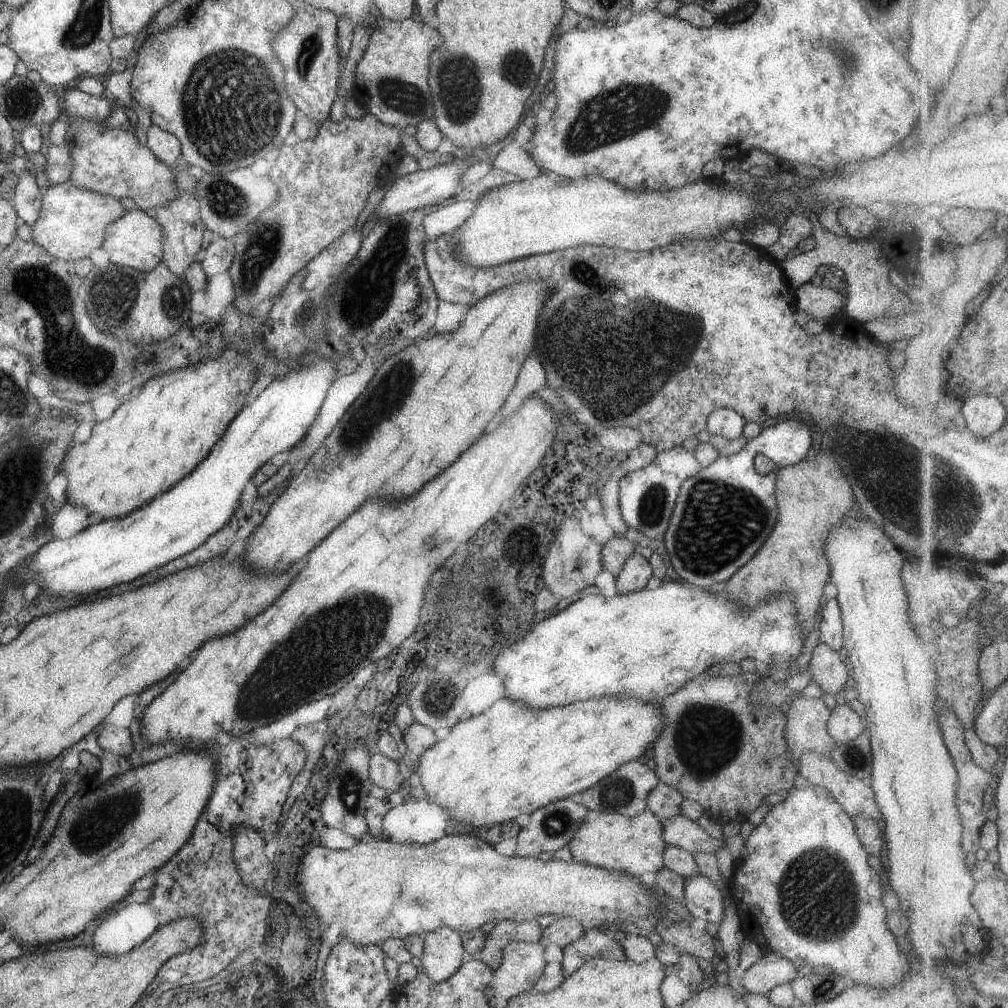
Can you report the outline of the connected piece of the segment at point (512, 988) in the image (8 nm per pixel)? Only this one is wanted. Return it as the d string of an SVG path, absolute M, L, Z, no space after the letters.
M511 941L502 950L502 959L499 966L492 972L490 988L494 998L505 998L508 1001L516 994L531 990L533 983L539 978L541 970L546 965L543 961L545 946L537 943L525 943L523 941Z

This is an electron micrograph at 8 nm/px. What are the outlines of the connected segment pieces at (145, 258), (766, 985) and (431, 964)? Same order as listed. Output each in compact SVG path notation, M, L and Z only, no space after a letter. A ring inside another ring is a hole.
M137 210L123 213L117 220L107 225L102 245L114 265L147 272L162 260L162 241L164 234L151 213Z
M764 952L740 977L746 992L766 995L776 984L791 982L801 972L780 954Z
M441 927L424 934L420 970L437 983L444 981L460 967L463 956L461 933L452 928Z

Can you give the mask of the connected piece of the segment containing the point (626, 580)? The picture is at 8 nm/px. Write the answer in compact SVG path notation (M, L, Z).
M636 549L623 563L618 575L614 578L613 587L619 594L638 591L645 588L651 576L651 567L647 559L641 556L639 549Z

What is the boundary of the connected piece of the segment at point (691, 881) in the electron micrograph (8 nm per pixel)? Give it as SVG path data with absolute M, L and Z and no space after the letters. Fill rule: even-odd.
M701 873L684 878L682 904L692 918L719 924L723 914L722 895L711 879Z

